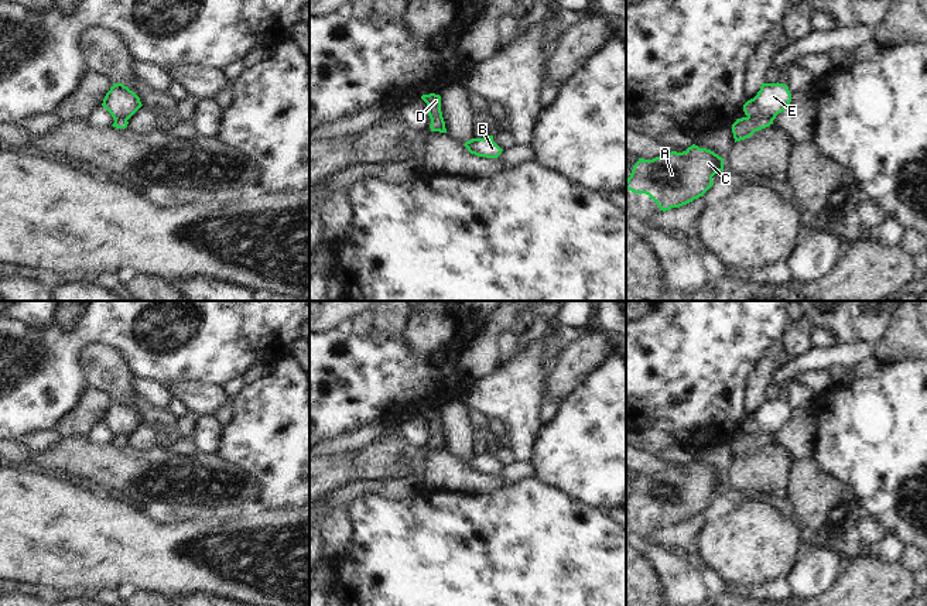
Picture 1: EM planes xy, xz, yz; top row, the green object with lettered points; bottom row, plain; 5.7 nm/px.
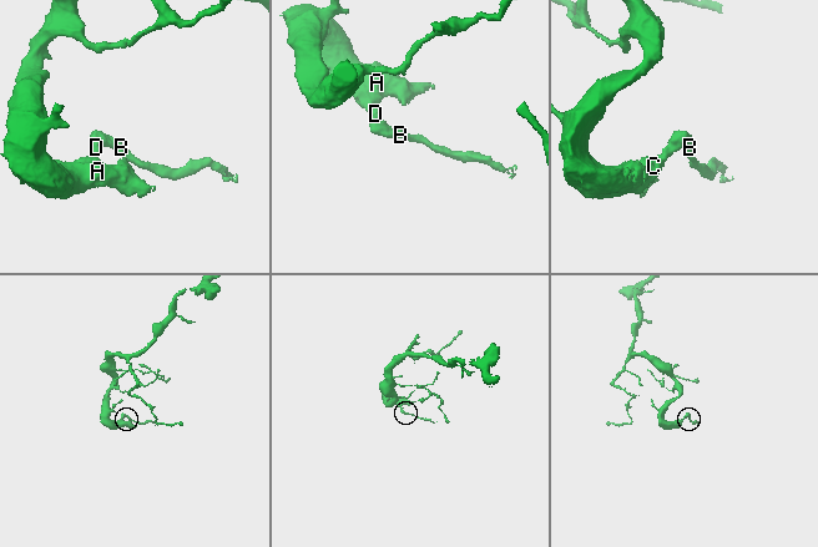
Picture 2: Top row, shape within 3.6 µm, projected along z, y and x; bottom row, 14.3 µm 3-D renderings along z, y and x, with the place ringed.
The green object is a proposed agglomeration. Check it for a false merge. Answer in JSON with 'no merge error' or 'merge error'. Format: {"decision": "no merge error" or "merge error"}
{"decision": "merge error"}

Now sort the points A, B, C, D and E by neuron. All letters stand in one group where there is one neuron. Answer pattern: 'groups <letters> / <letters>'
groups A C D / B E

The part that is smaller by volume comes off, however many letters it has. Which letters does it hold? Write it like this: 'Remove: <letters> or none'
Remove: B, E

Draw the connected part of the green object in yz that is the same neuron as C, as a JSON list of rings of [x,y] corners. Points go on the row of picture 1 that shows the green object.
[[[692,144],[683,153],[671,151],[653,160],[639,158],[626,179],[626,188],[649,195],[666,212],[704,196],[719,171],[724,171],[724,158]]]

